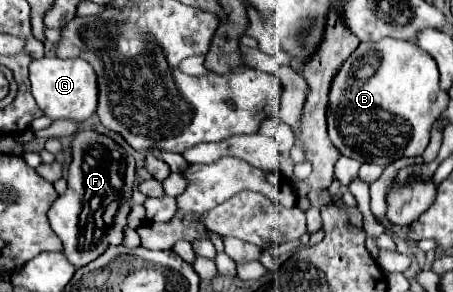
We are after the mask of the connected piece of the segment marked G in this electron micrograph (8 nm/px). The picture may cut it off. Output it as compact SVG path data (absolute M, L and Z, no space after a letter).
M43 57L31 63L29 67L31 93L39 105L39 109L51 119L71 119L83 123L97 109L97 79L91 65L83 59L59 59L59 57Z

